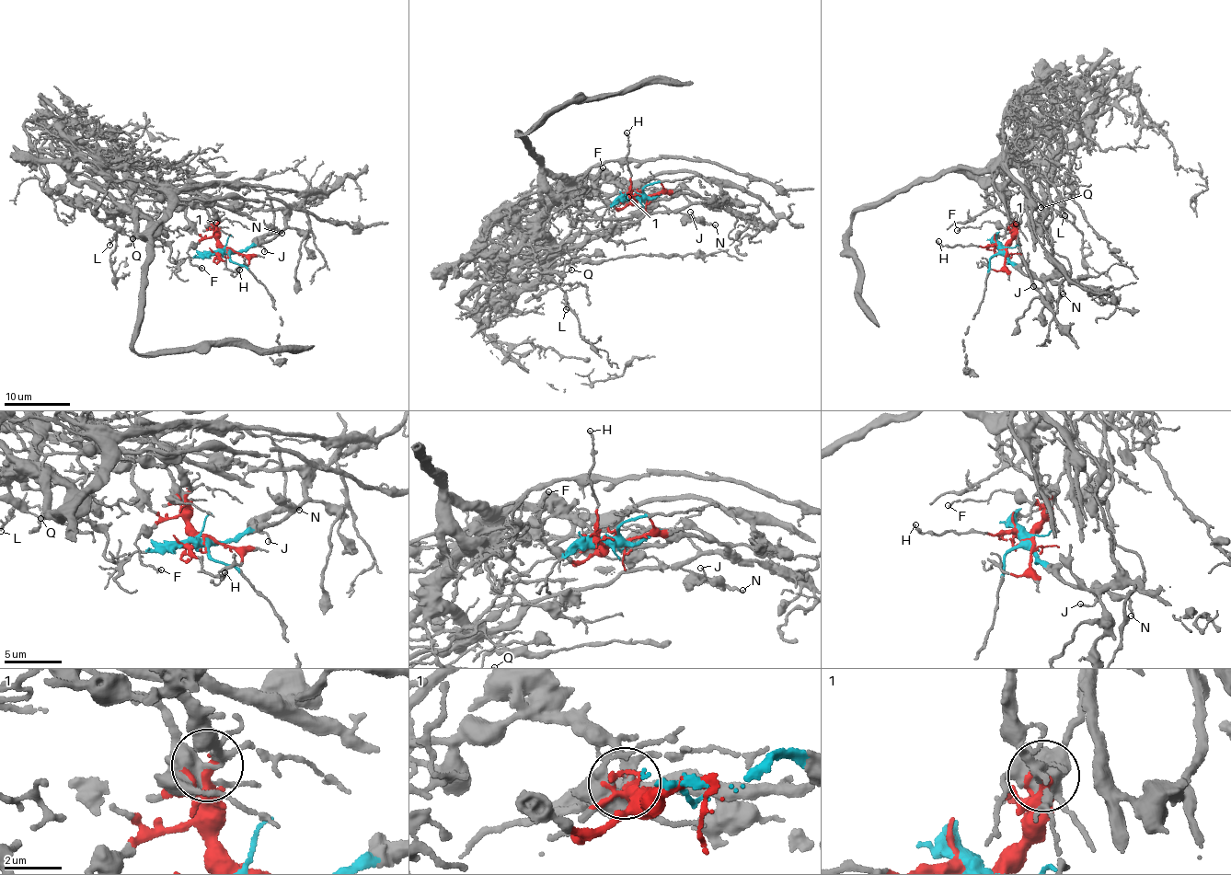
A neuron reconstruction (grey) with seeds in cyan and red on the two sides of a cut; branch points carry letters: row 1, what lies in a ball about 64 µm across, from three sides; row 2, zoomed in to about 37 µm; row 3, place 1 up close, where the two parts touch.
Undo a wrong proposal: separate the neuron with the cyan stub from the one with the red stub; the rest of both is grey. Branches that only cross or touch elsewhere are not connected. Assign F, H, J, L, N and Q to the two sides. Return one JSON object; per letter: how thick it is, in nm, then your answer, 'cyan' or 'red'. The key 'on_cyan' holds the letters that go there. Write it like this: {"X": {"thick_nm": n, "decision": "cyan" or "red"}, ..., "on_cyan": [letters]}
{"F": {"thick_nm": 160, "decision": "red"}, "H": {"thick_nm": 220, "decision": "red"}, "J": {"thick_nm": 140, "decision": "cyan"}, "L": {"thick_nm": 140, "decision": "red"}, "N": {"thick_nm": 190, "decision": "cyan"}, "Q": {"thick_nm": 150, "decision": "red"}, "on_cyan": ["J", "N"]}

